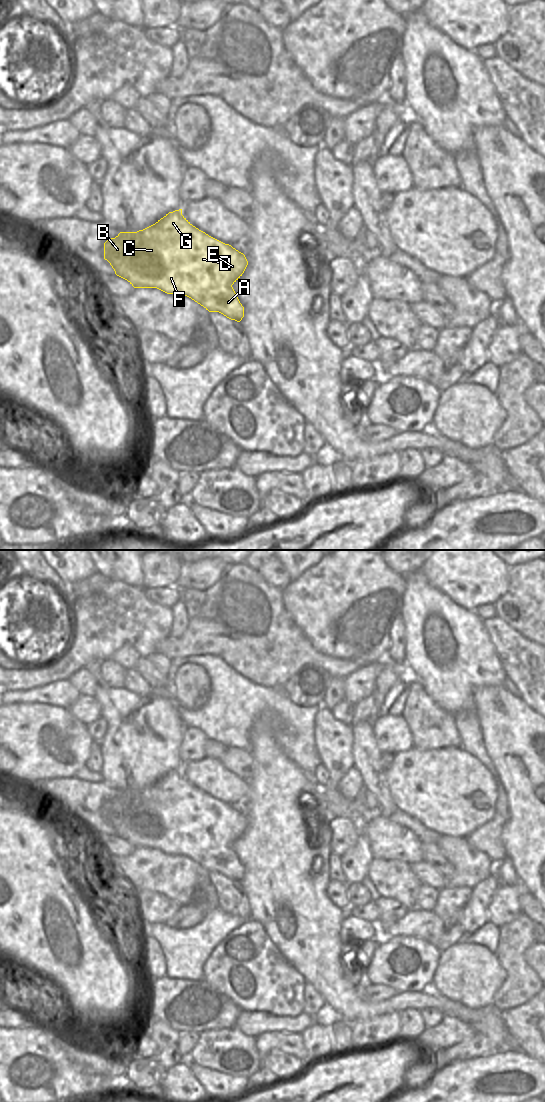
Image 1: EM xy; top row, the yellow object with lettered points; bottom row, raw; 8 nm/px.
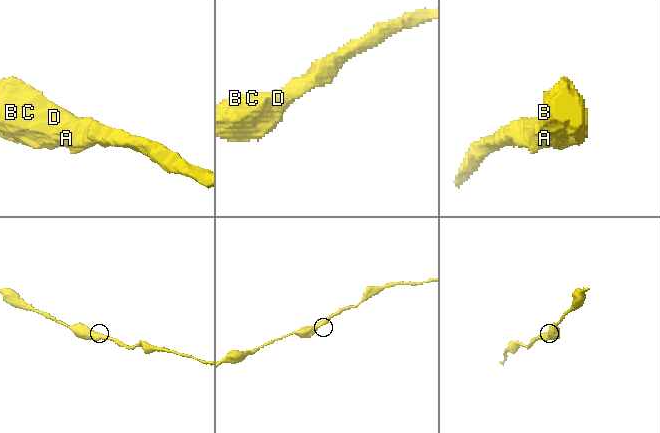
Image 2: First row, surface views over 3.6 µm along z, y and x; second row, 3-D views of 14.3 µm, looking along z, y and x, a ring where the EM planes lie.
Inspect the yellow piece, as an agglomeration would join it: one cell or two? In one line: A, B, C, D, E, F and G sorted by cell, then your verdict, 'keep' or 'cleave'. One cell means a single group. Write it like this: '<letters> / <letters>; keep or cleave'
A B C D E F G; keep

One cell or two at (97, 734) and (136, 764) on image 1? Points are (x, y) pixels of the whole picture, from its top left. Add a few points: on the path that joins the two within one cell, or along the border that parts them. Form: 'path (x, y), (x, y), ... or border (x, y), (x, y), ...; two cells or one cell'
border (102, 717), (107, 730), (99, 741); two cells

